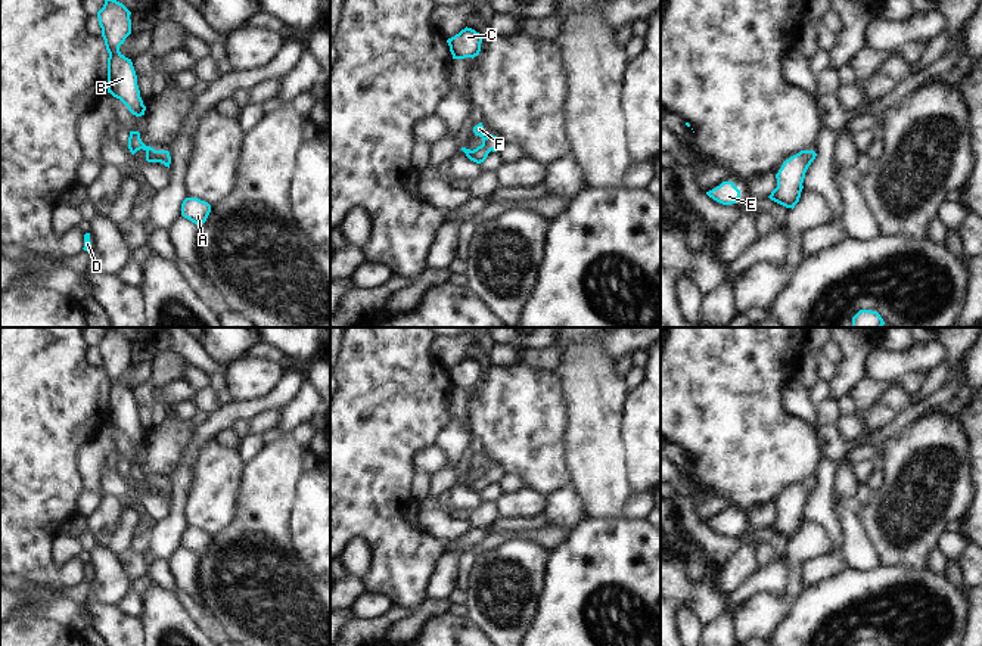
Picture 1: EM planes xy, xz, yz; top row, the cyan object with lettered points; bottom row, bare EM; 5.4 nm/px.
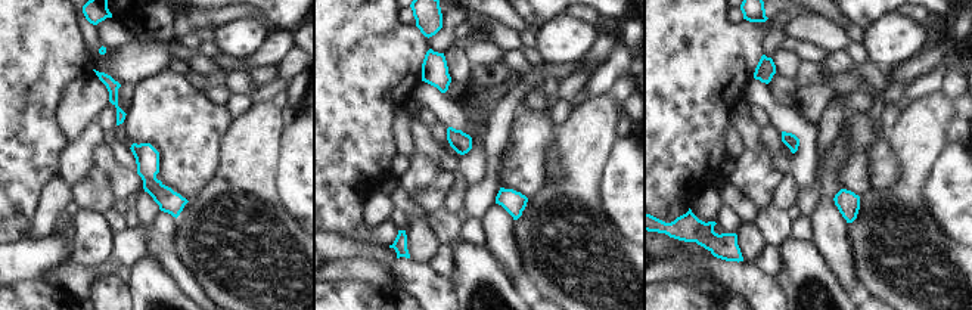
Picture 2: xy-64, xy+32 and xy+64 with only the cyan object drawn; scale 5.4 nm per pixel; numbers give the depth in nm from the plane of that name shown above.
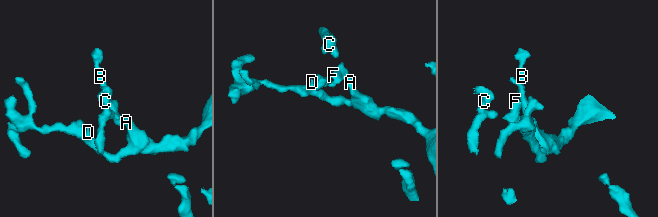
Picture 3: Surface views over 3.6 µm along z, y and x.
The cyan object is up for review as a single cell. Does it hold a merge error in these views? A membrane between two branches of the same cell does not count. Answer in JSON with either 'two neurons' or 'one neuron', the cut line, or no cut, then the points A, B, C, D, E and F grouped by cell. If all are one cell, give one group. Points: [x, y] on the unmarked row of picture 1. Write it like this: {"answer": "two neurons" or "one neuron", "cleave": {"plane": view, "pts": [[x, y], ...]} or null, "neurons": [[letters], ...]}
{"answer": "one neuron", "cleave": null, "neurons": [["A", "B", "C", "D", "E", "F"]]}

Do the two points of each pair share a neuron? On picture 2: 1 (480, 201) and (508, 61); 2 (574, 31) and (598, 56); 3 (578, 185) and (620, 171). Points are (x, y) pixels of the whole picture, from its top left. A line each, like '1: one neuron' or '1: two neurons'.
1: two neurons
2: two neurons
3: two neurons

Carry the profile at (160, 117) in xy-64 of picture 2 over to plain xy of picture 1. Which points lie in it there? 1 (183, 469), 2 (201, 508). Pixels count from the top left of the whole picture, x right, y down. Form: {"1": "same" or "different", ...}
{"1": "different", "2": "same"}

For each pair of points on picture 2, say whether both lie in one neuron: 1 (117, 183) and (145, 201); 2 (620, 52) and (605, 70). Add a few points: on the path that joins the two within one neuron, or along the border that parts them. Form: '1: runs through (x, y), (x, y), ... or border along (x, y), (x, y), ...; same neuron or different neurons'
1: border along (142, 186), (137, 191); different neurons
2: runs through (618, 56), (609, 65); same neuron

